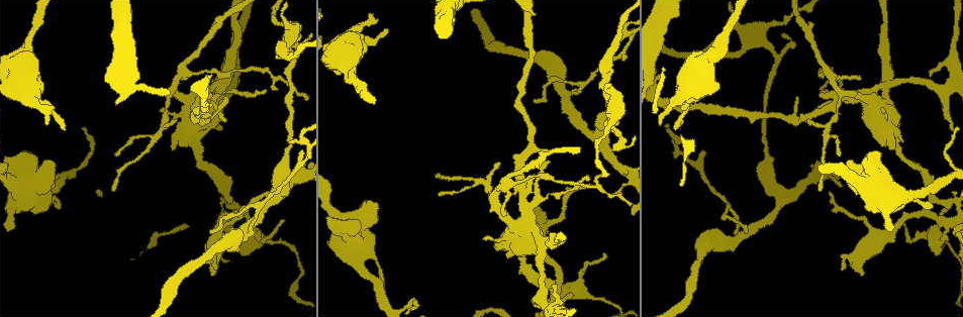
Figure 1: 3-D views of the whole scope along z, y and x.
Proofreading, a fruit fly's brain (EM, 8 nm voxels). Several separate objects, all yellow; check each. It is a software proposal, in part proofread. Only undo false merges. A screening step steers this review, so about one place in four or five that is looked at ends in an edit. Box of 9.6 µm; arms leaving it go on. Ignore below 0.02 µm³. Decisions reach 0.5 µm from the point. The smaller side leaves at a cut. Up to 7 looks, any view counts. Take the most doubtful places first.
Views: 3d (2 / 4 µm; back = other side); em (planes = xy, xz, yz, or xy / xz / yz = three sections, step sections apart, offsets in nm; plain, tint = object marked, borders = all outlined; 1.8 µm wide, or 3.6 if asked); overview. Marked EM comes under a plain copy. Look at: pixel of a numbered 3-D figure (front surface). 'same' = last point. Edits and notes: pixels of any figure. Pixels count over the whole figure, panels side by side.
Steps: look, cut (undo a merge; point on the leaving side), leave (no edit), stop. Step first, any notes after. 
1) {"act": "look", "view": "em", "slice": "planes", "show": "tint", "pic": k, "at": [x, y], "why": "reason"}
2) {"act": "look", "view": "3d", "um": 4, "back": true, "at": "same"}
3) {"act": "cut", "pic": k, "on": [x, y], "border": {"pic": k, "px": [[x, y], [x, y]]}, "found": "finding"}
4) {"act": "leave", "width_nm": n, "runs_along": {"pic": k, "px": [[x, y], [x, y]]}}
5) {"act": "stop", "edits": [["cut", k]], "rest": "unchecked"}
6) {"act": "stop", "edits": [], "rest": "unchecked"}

{"act": "look", "view": "3d", "um": 4, "pic": 1, "at": [829, 74], "why": "calibre changes"}

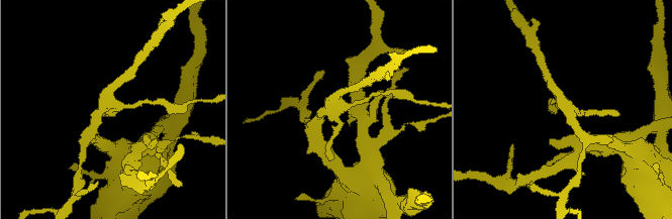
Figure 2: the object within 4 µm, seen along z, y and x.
{"act": "look", "view": "em", "slice": "xy", "step": 8, "show": "tint", "pic": 2, "at": [107, 104]}

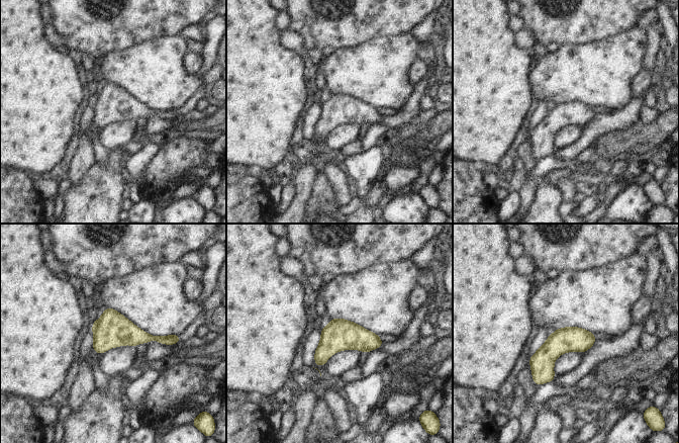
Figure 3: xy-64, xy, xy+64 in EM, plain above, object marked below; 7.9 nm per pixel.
{"act": "look", "view": "em", "slice": "planes", "show": "borders", "at": "same", "why": "another direction"}

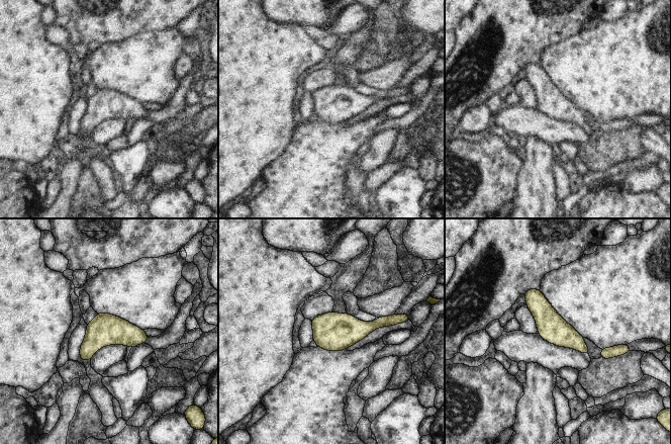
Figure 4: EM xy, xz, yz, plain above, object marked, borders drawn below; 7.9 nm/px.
{"act": "leave", "runs_along": {"pic": 4, "px": [[531, 291], [540, 307], [586, 351]]}, "found": "all the same cell"}

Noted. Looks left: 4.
{"act": "look", "view": "3d", "um": 4, "pic": 1, "at": [541, 244]}

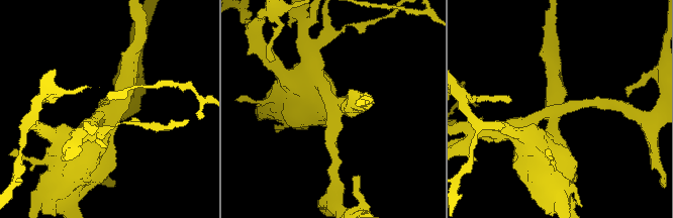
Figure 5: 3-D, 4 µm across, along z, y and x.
{"act": "look", "view": "em", "slice": "yz", "step": 4, "show": "tint", "pic": 5, "at": [108, 111], "arms": 3, "arm_widths_nm": [190, 280, 600], "why": "need the tissue"}

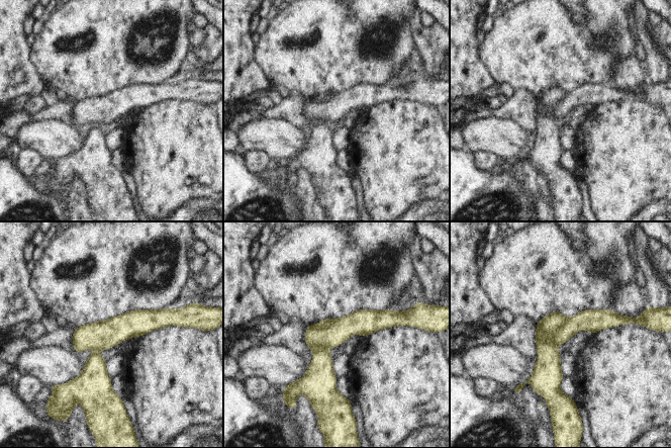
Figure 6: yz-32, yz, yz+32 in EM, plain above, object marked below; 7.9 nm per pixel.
{"act": "cut", "pic": 6, "on": [549, 359], "part_leaving": {"pic": 6, "px": [[555, 314], [548, 382], [561, 395]]}, "found": "two cells meet here"}

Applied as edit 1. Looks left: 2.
{"act": "look", "view": "overview"}

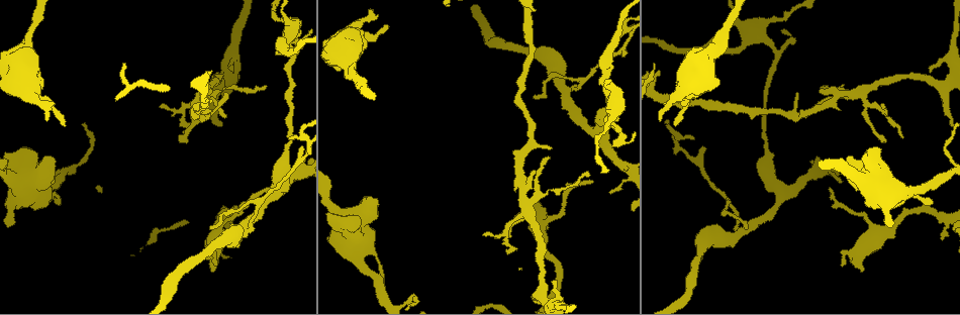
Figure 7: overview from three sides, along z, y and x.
{"act": "look", "view": "em", "slice": "planes", "show": "tint", "pic": 7, "at": [27, 186], "why": "thick turns thin"}

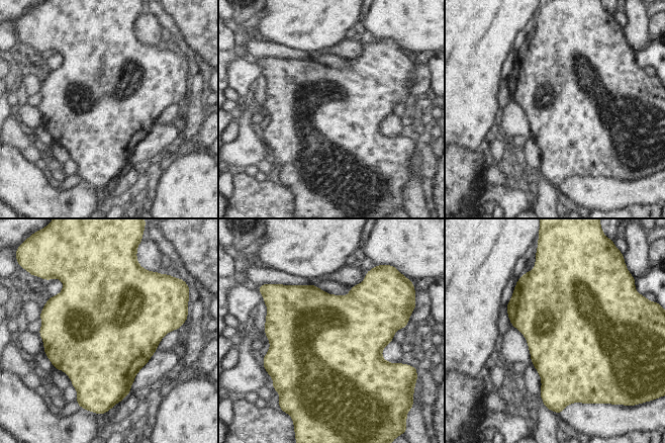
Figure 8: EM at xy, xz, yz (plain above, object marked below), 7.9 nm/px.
{"act": "leave", "width_nm": 850, "found": "continuous, no second cell"}

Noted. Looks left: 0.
{"act": "stop", "edits": [["cut", 6]], "rest": "unchecked"}

